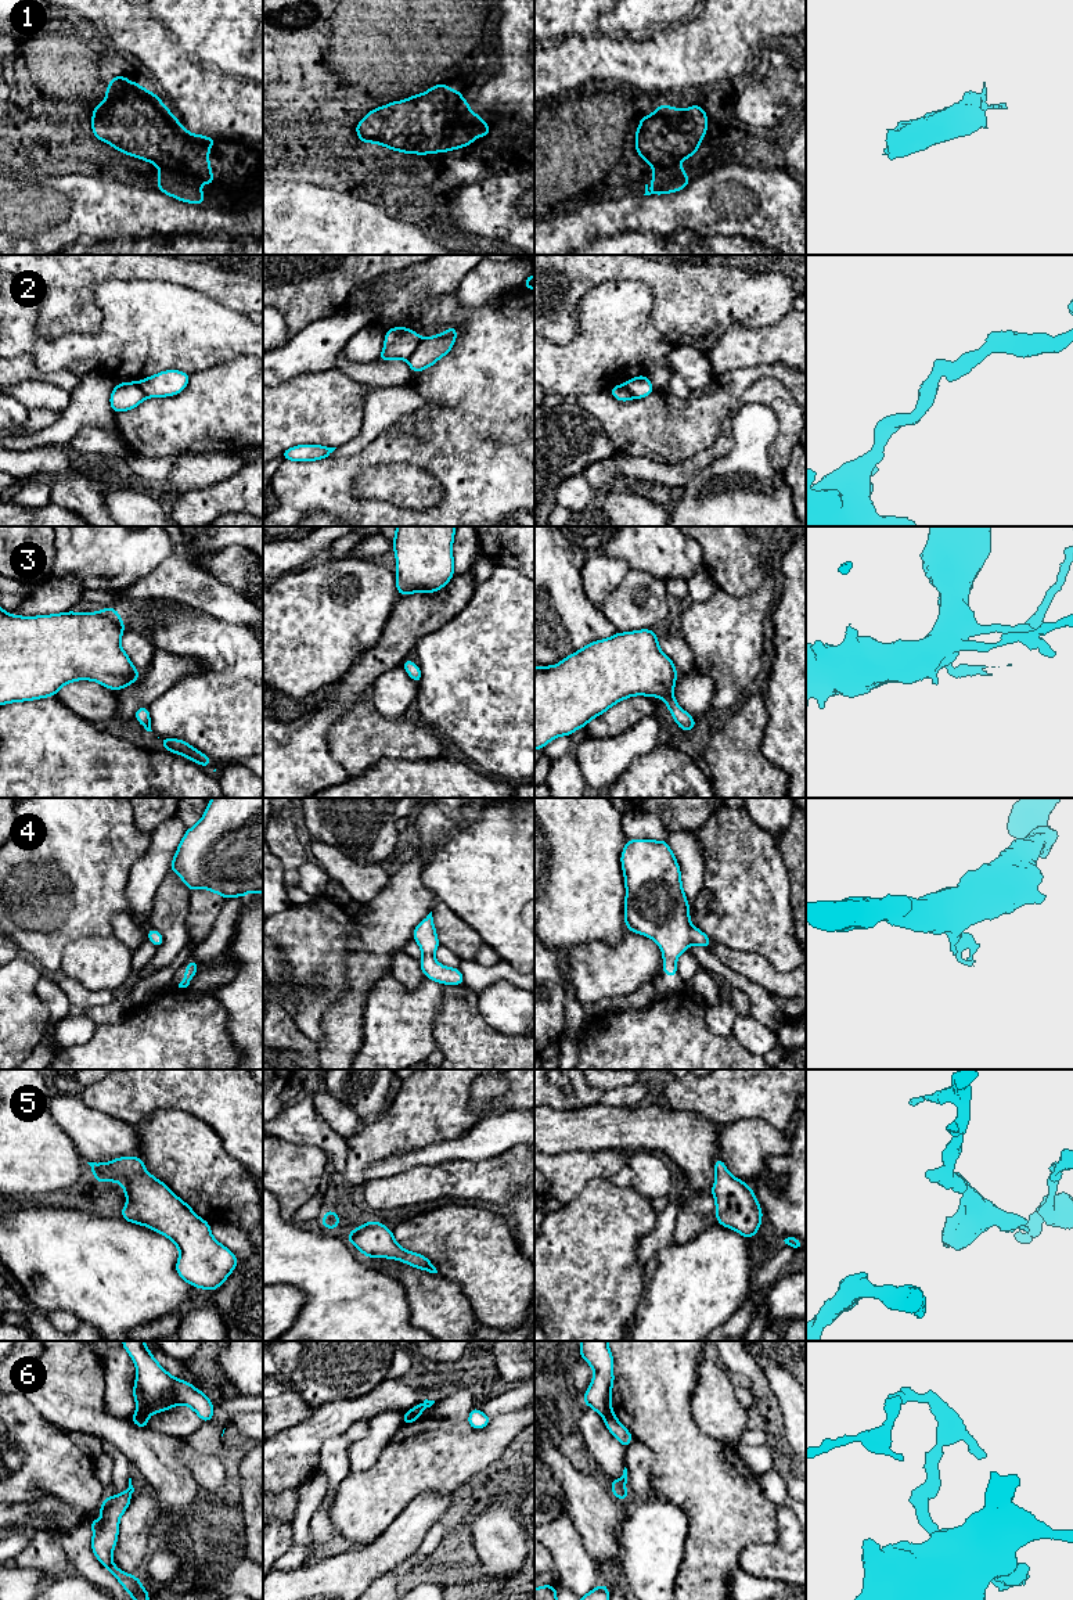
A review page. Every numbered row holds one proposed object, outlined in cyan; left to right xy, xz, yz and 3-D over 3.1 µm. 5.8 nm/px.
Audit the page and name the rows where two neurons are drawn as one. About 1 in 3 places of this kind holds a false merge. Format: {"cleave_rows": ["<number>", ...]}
{"cleave_rows": ["2", "6"]}

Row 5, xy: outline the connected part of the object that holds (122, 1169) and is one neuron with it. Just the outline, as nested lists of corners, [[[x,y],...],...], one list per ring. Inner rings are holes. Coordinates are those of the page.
[[[140,1157],[111,1162],[87,1162],[98,1183],[122,1184],[127,1204],[122,1219],[147,1226],[176,1244],[180,1258],[176,1273],[192,1287],[213,1291],[237,1268],[238,1258],[210,1233],[210,1225],[195,1215],[163,1182],[144,1169]]]

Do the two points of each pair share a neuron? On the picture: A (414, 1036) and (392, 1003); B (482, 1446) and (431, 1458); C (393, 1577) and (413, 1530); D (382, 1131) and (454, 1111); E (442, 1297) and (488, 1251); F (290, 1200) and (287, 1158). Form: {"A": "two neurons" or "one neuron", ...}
{"A": "one neuron", "B": "one neuron", "C": "two neurons", "D": "one neuron", "E": "two neurons", "F": "one neuron"}

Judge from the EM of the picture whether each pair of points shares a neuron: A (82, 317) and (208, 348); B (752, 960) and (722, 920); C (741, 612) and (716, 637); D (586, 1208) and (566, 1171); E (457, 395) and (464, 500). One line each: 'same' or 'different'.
A: different
B: different
C: same
D: different
E: same

